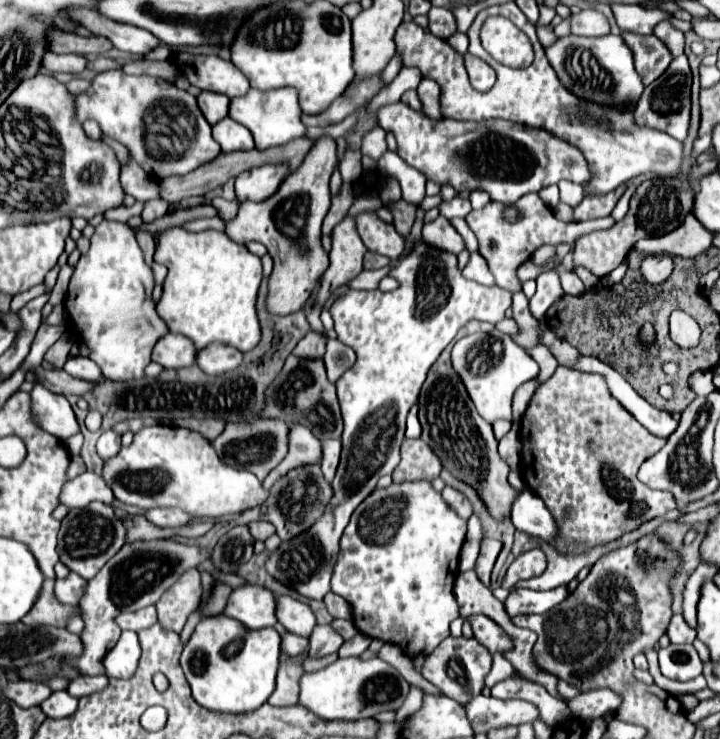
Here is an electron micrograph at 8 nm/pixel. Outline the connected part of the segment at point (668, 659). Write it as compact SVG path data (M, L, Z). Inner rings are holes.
M668 645L658 651L660 671L668 679L690 681L702 675L702 661L694 645Z

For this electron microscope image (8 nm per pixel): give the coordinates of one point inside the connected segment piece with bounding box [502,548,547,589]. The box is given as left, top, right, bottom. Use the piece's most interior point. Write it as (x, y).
(533, 563)

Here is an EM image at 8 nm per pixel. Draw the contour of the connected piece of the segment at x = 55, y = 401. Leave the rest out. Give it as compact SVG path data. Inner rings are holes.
M36 383L30 393L30 403L32 403L30 409L32 419L42 431L58 437L60 441L78 433L74 411L64 395L56 395L48 391L44 385Z

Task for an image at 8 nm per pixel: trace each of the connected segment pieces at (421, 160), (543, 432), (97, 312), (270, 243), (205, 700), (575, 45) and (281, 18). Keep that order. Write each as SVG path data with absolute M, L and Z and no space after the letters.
M402 101L380 107L378 123L382 129L394 133L398 155L428 179L434 179L440 185L448 181L456 191L484 189L500 203L510 203L510 191L540 191L548 185L556 185L560 179L586 185L592 179L592 171L580 149L574 149L574 145L544 129L504 119L488 119L480 123L454 119L432 121Z
M558 367L556 373L532 395L530 405L520 421L520 441L520 473L524 477L530 475L530 485L548 505L558 525L560 533L552 543L558 553L582 555L598 545L608 545L622 535L638 529L644 521L650 521L676 507L672 493L654 491L638 479L640 465L648 457L658 453L658 449L666 445L666 439L660 439L646 431L634 419L634 415L626 411L620 401L616 401L616 397L612 397L606 379L598 373Z
M102 221L90 239L90 249L76 263L66 295L66 311L76 331L88 343L90 359L110 381L130 381L146 377L144 369L152 361L152 349L170 329L156 313L152 299L154 273L144 261L132 227L120 221Z
M320 137L312 153L300 169L286 175L278 191L266 201L244 201L234 219L226 221L226 235L236 243L260 241L268 247L274 259L274 269L268 281L268 309L276 315L288 315L304 307L318 277L328 269L328 255L320 243L320 225L330 207L328 181L336 165L336 143L330 137Z
M226 615L204 617L186 643L180 665L198 705L214 713L252 713L268 701L276 687L280 635L276 629L248 631Z
M568 35L558 39L552 47L546 49L546 57L556 71L560 83L584 101L592 101L608 107L626 107L636 105L644 83L634 67L634 55L618 35L604 37L576 37Z
M282 1L282 3L272 3L270 7L266 9L260 9L256 11L242 27L240 27L240 33L236 35L236 41L234 45L230 47L230 53L232 53L232 63L248 77L250 85L254 89L260 89L260 91L268 91L268 89L280 89L280 87L294 87L300 91L300 107L304 113L308 115L318 115L318 113L324 113L324 109L328 109L328 105L340 97L344 93L344 89L350 85L350 81L354 79L354 51L352 51L352 35L350 35L350 19L340 11L340 7L328 3L328 1L314 1L312 5L304 5L302 1Z

